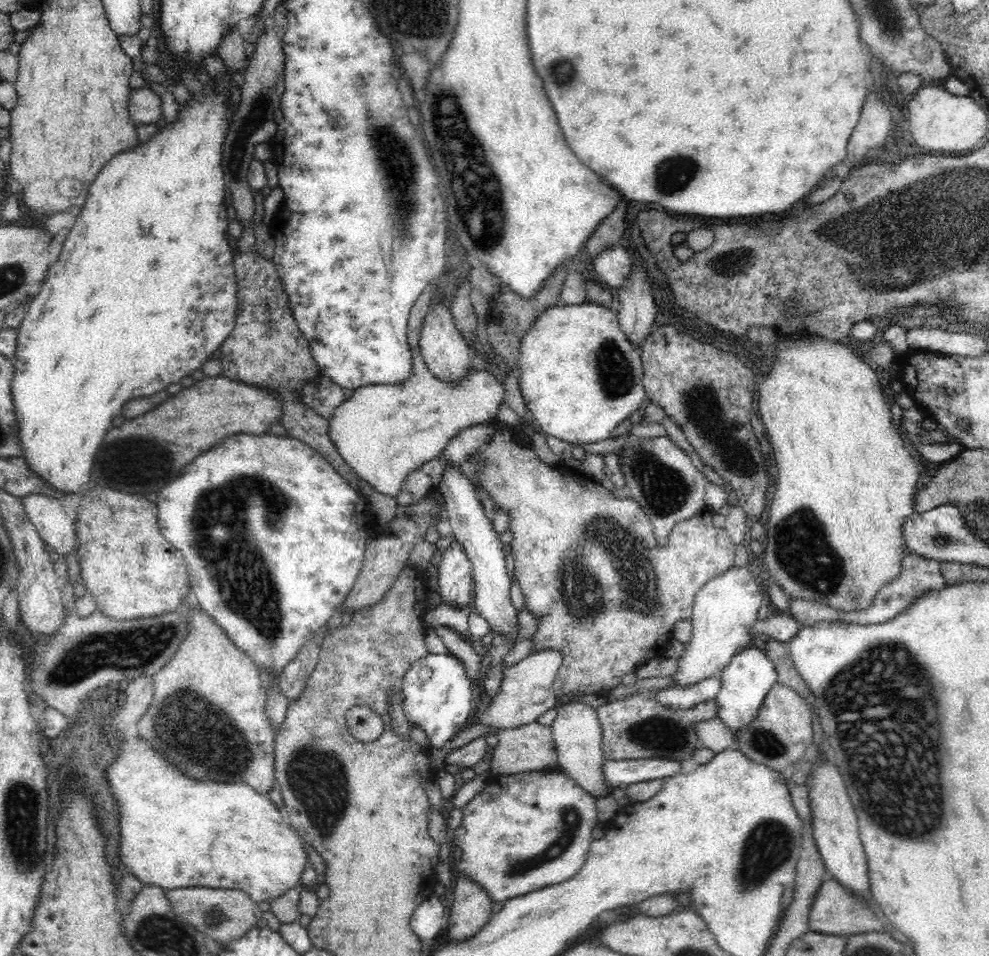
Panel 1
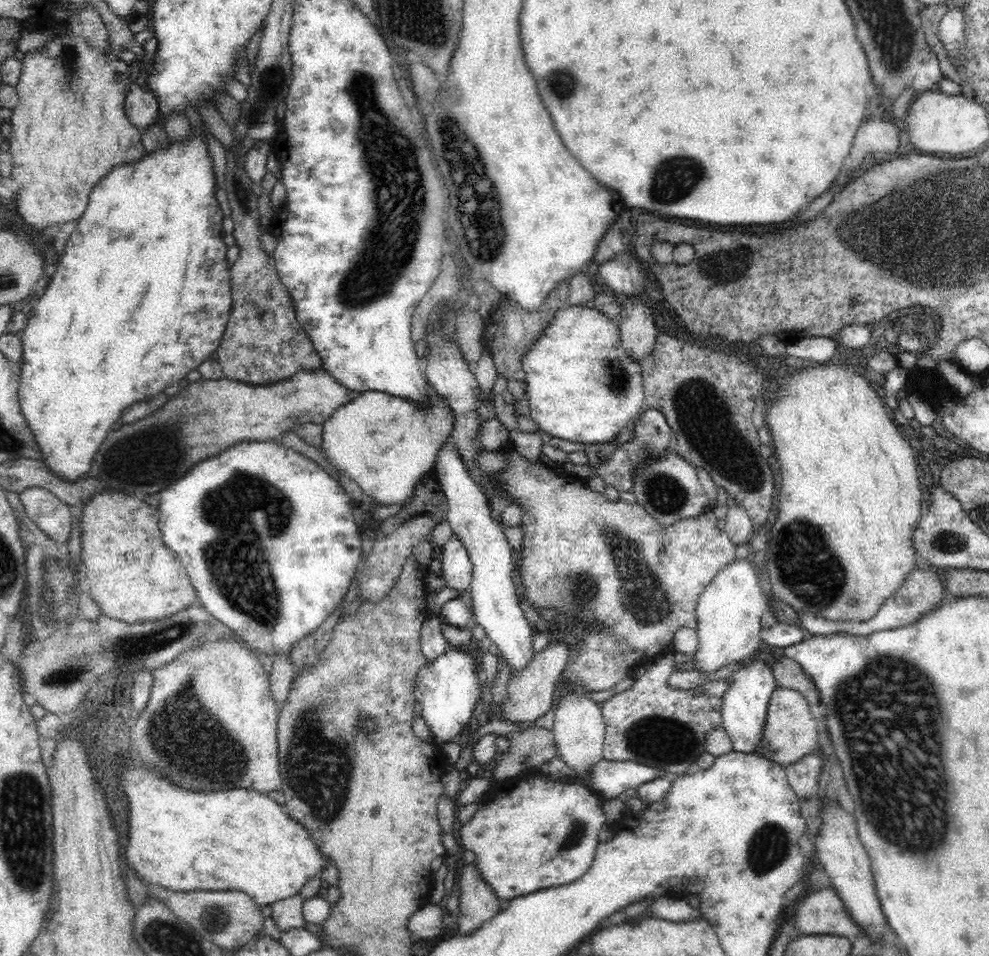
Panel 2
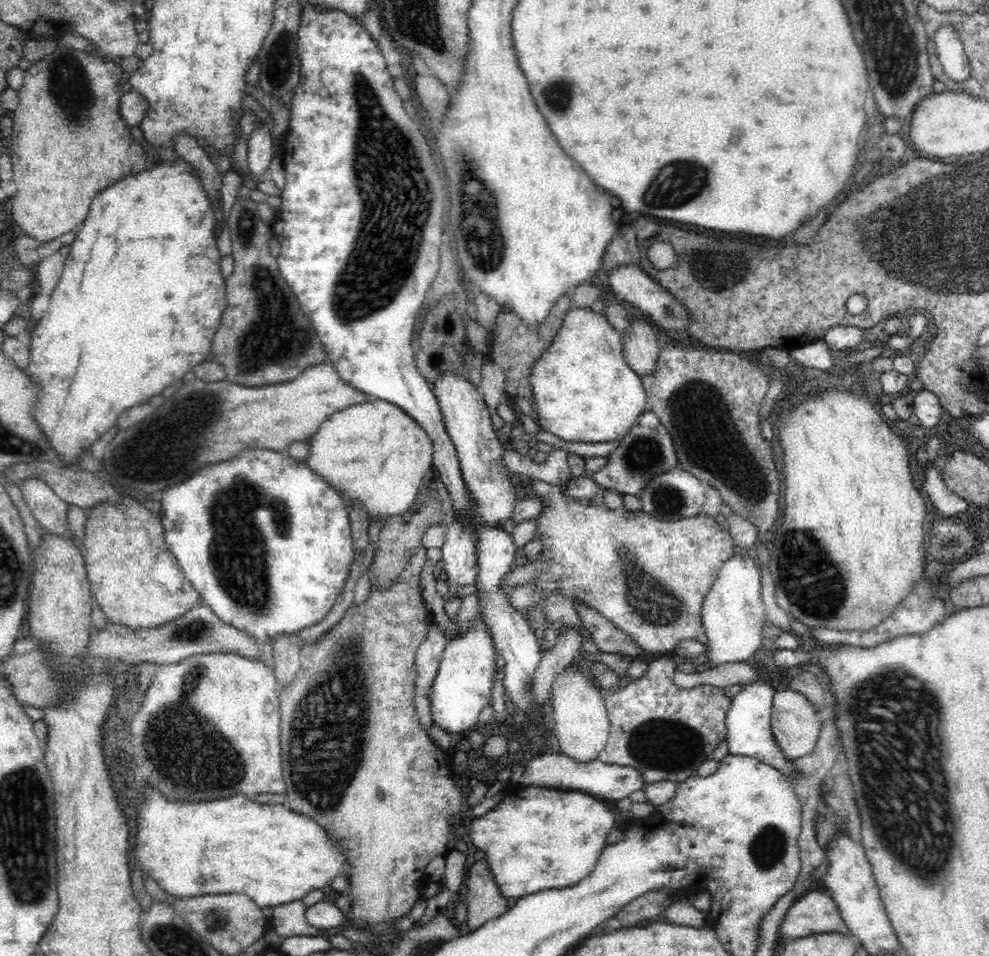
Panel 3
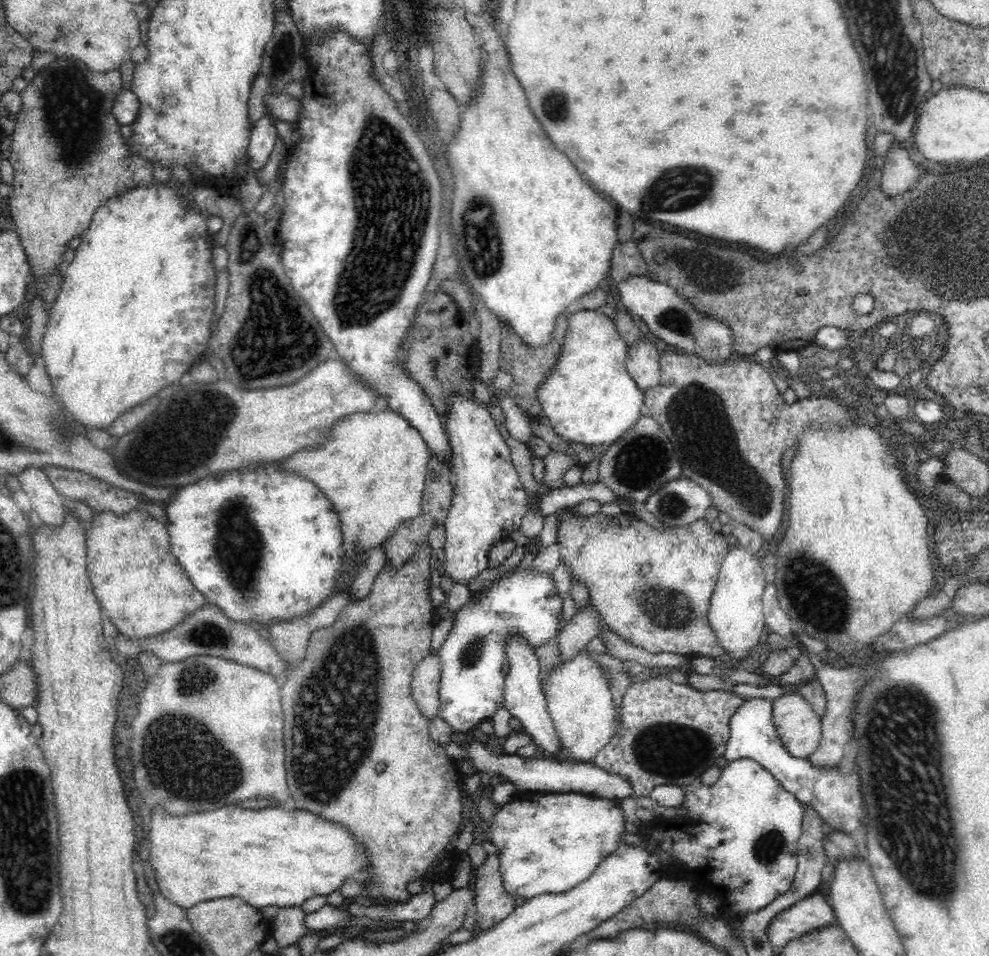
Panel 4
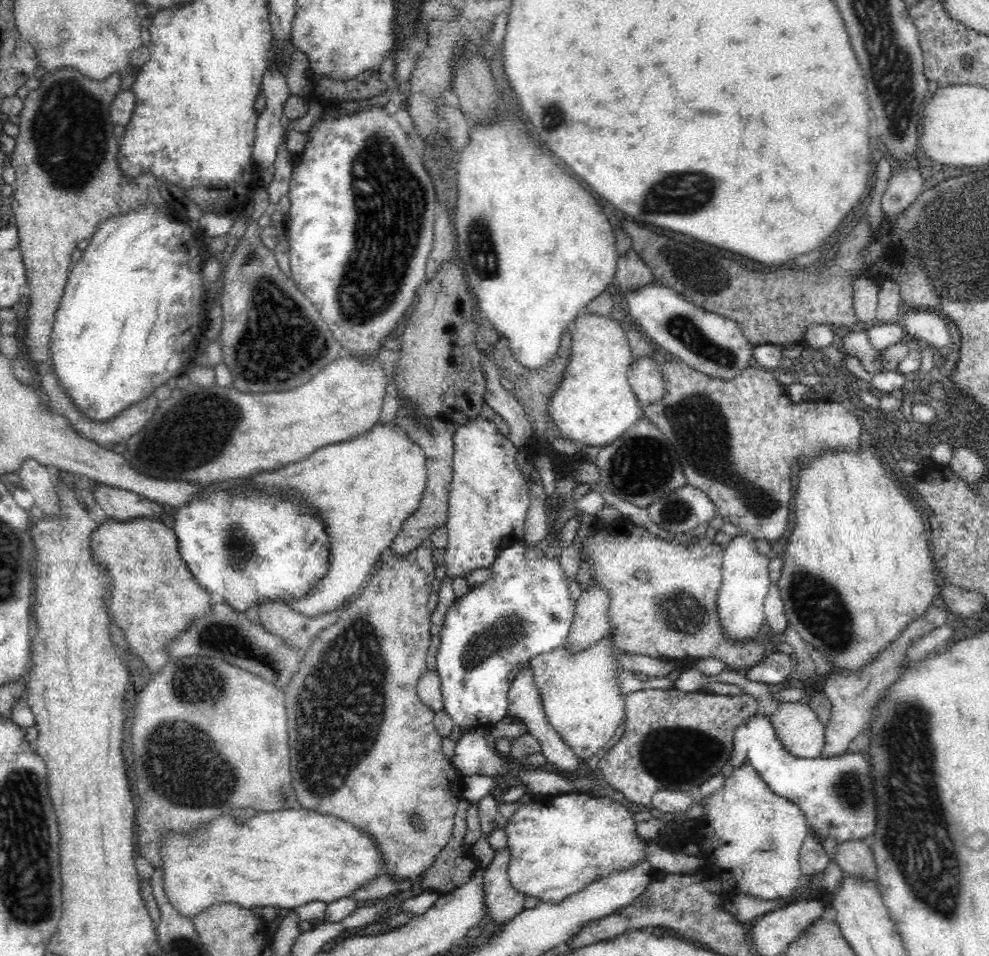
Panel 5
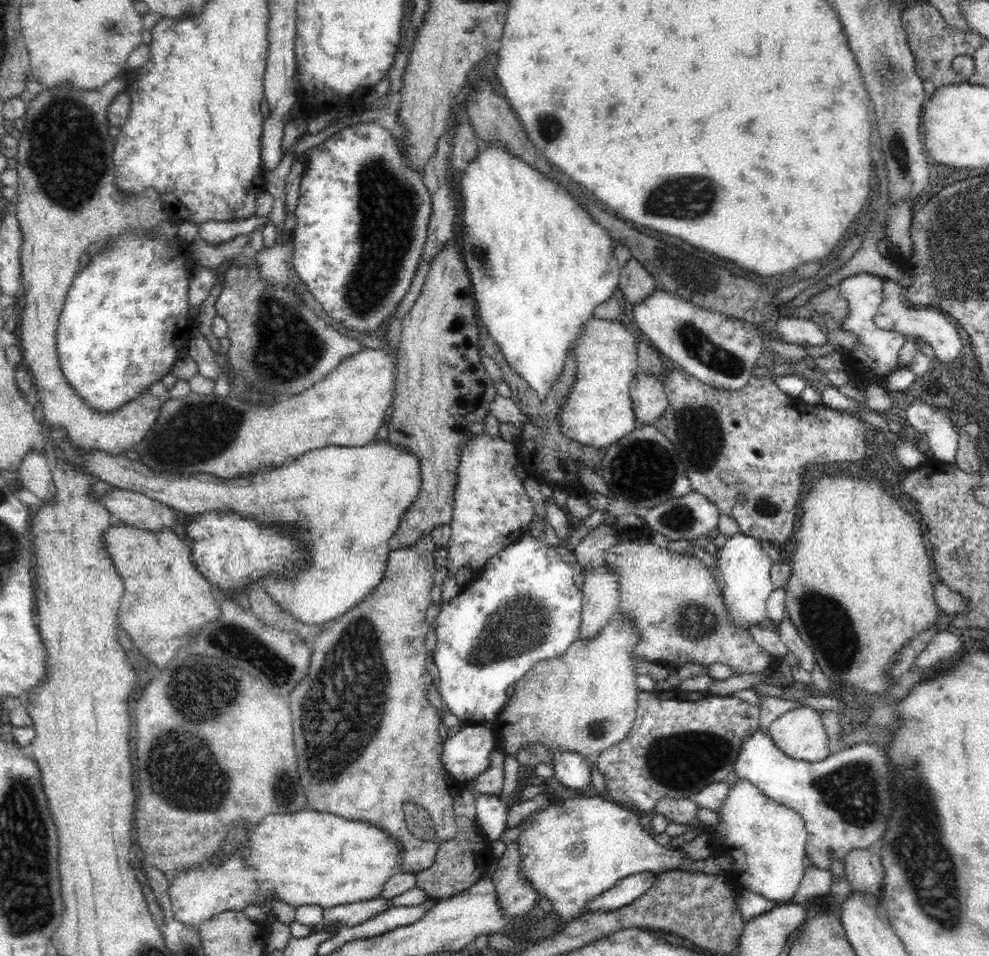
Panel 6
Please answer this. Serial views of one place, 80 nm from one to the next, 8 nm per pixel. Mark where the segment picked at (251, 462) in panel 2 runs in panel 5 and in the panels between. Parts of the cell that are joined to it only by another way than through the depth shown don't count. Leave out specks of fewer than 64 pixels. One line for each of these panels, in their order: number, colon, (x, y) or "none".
3: (266, 542)
4: (265, 546)
5: (243, 547)

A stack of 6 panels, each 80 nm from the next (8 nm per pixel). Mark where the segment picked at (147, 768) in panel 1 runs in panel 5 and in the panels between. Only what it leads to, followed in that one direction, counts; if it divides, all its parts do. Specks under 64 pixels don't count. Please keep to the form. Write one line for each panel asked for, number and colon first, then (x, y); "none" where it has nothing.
2: (241, 840)
3: (275, 856)
4: (274, 857)
5: (284, 859)

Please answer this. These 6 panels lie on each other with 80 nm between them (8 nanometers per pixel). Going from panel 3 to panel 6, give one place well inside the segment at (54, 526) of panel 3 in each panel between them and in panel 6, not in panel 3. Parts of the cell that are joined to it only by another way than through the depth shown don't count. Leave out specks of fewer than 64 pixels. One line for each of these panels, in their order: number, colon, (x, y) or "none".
4: (45, 500)
5: (33, 476)
6: (34, 472)

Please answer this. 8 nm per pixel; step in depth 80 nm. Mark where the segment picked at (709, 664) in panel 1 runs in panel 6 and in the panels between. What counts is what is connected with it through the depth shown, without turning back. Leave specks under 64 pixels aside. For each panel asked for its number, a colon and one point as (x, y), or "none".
2: (728, 612)
3: (732, 614)
4: (736, 609)
5: (745, 582)
6: (745, 566)

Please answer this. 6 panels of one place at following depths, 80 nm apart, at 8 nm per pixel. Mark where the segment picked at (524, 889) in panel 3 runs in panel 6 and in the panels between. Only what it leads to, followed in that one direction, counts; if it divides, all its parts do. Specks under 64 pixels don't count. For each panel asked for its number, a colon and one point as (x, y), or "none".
4: (548, 844)
5: (558, 846)
6: (576, 850)

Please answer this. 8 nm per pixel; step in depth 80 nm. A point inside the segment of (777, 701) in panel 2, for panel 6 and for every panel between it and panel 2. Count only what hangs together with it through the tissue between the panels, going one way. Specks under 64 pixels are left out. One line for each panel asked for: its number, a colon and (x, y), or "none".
3: (795, 724)
4: (798, 727)
5: (797, 726)
6: (800, 734)

